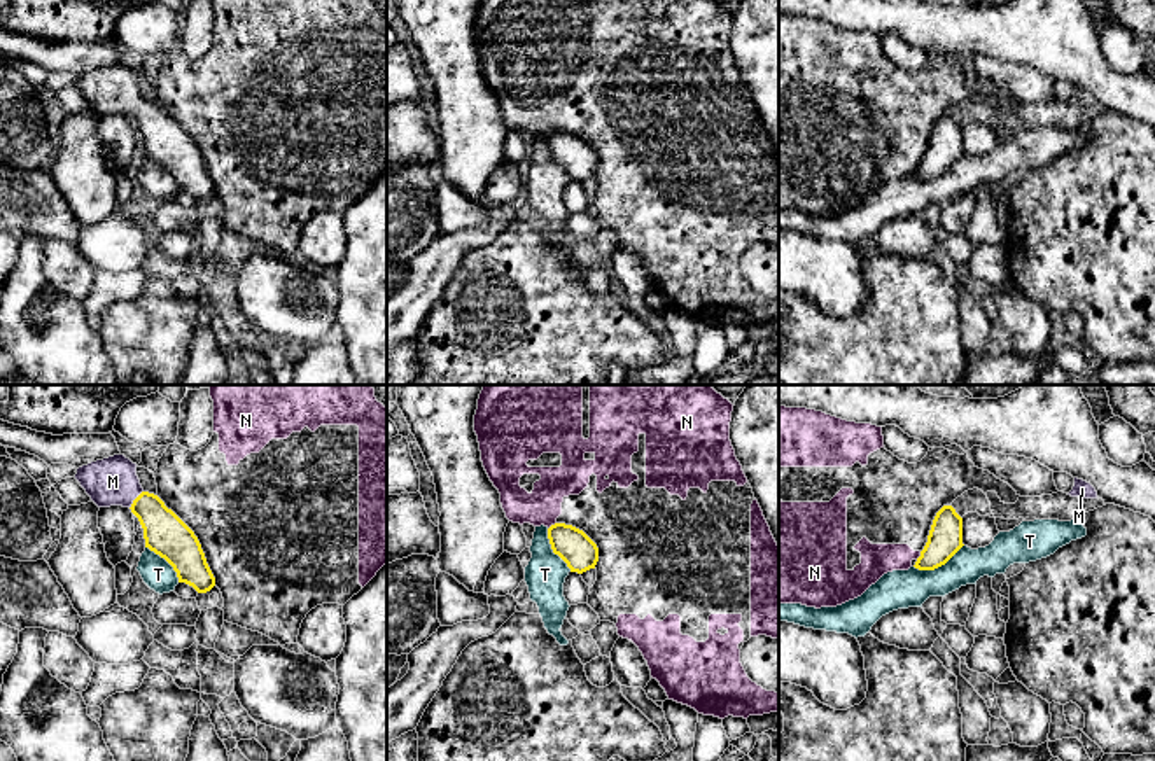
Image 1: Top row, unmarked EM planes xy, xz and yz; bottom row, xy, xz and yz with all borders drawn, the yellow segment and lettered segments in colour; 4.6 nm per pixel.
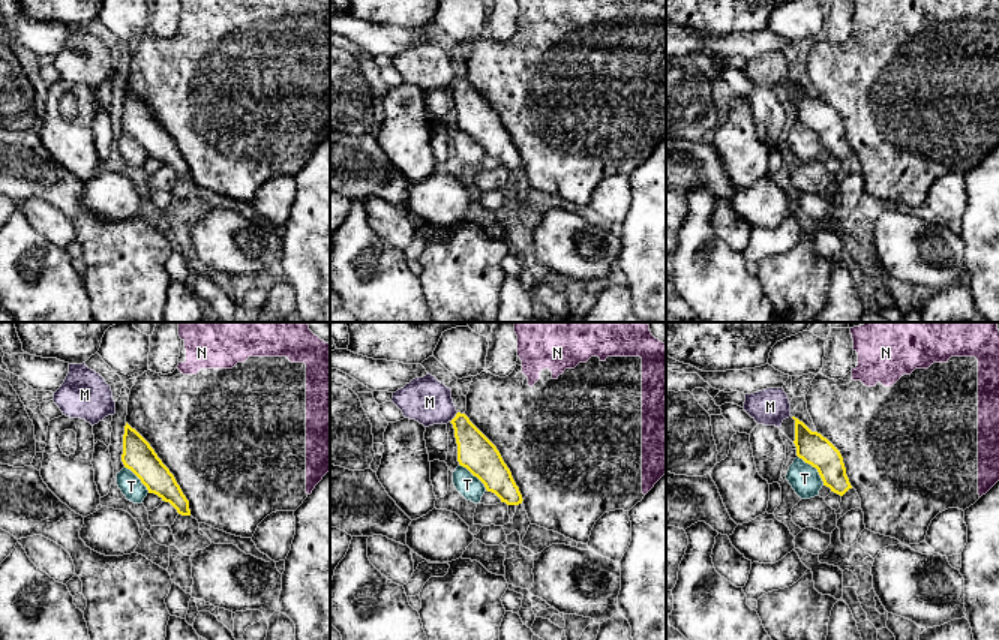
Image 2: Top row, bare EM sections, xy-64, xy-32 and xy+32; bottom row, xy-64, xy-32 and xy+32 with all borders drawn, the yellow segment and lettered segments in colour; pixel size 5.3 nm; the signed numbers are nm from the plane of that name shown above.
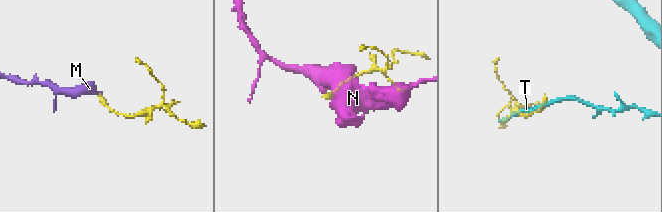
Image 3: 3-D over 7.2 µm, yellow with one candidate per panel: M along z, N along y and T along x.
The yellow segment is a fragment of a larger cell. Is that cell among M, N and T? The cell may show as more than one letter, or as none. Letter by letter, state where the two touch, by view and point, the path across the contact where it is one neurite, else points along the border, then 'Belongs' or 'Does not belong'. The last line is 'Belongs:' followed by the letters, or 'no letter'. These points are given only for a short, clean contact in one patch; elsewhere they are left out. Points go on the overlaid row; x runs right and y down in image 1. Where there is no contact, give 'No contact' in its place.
M: Touches yellow at xy (135, 499). Path across: xy (165, 534), (161, 525), (135, 499), (112, 481). Belongs
N: Touches yellow at xz (552, 525). Does not belong
T: Touches yellow at yz (938, 565). Boundary: yz (963, 544), (933, 569), (914, 567). Does not belong
Belongs: M

